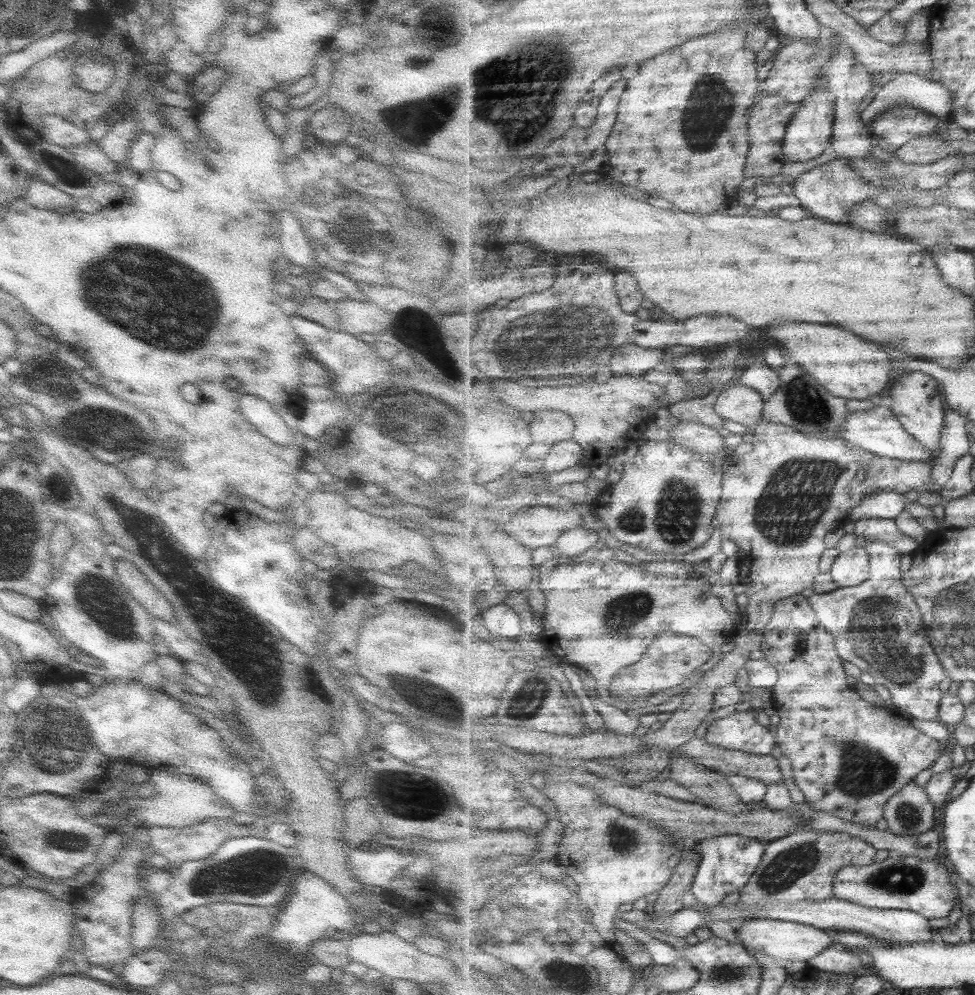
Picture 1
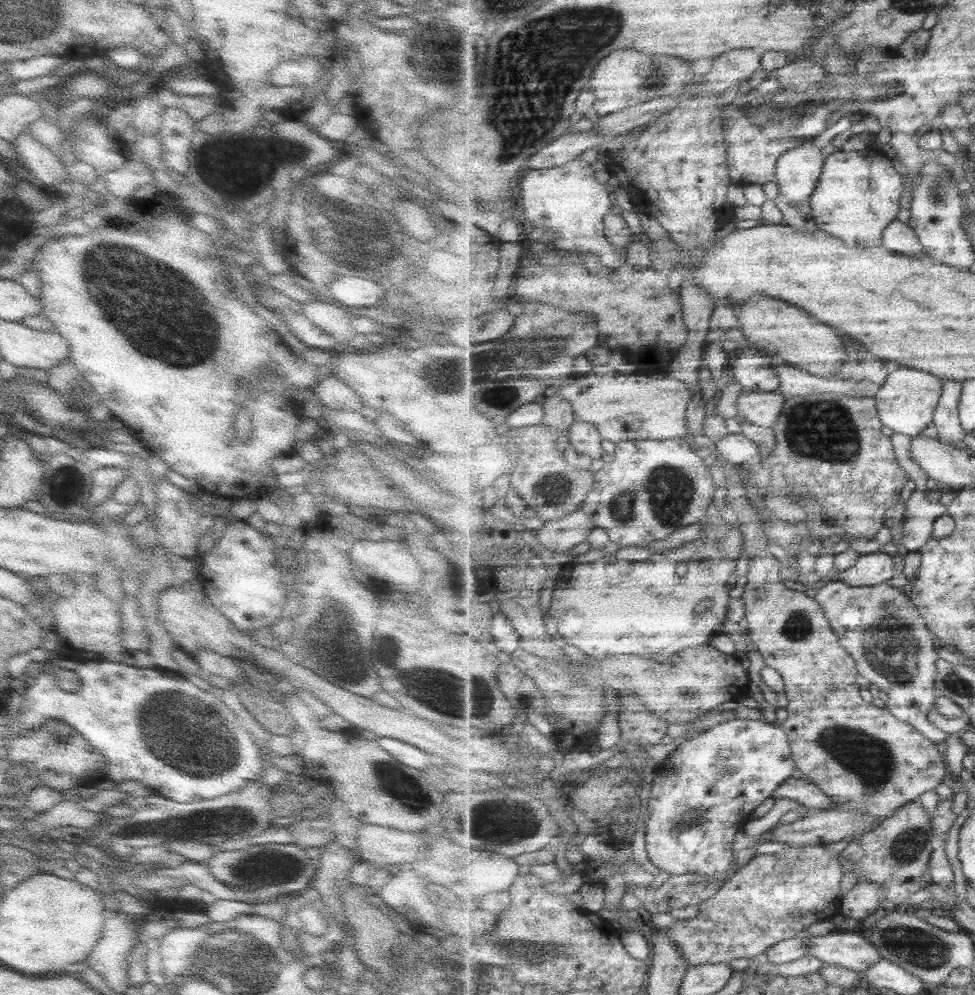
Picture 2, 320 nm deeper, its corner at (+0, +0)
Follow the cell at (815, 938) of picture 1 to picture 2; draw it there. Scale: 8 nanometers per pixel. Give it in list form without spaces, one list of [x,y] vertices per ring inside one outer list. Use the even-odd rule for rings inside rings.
[[[833,931],[804,939],[810,946],[810,955],[824,963],[838,964],[861,974],[882,959],[878,946],[859,932]]]

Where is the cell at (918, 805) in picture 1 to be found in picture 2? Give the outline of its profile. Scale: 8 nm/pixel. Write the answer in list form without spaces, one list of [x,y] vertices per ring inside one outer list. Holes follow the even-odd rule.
[[[914,801],[905,806],[899,808],[895,813],[891,816],[884,819],[884,821],[878,825],[874,830],[869,830],[864,835],[850,842],[845,849],[842,850],[840,855],[840,861],[843,862],[844,865],[844,873],[853,872],[858,879],[858,882],[876,882],[880,884],[880,888],[882,888],[882,896],[884,896],[884,900],[889,900],[893,904],[901,904],[901,902],[905,903],[907,898],[911,896],[911,894],[915,894],[915,892],[919,892],[919,890],[923,890],[928,888],[928,886],[932,883],[932,876],[930,873],[929,863],[933,854],[933,844],[931,844],[931,840],[933,840],[934,831],[932,830],[932,819],[931,815],[928,814],[928,811],[924,809],[924,806],[921,806],[920,803]]]

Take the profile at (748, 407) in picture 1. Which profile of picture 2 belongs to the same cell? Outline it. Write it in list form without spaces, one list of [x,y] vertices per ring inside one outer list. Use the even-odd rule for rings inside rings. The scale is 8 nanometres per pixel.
[[[751,390],[737,397],[735,407],[745,420],[756,423],[757,426],[774,429],[787,399],[779,392],[763,392]]]

